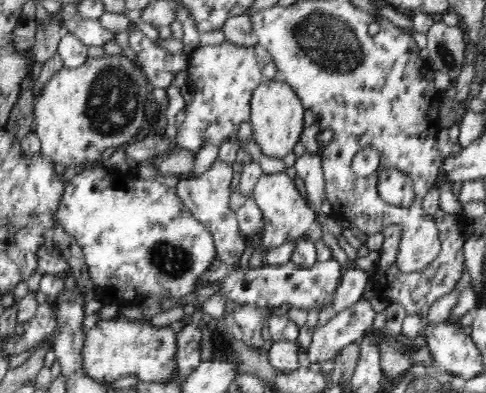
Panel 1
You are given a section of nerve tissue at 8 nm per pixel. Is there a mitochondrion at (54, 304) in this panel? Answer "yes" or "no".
no

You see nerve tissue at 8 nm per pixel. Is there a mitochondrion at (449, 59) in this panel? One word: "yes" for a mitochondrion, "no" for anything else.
yes

